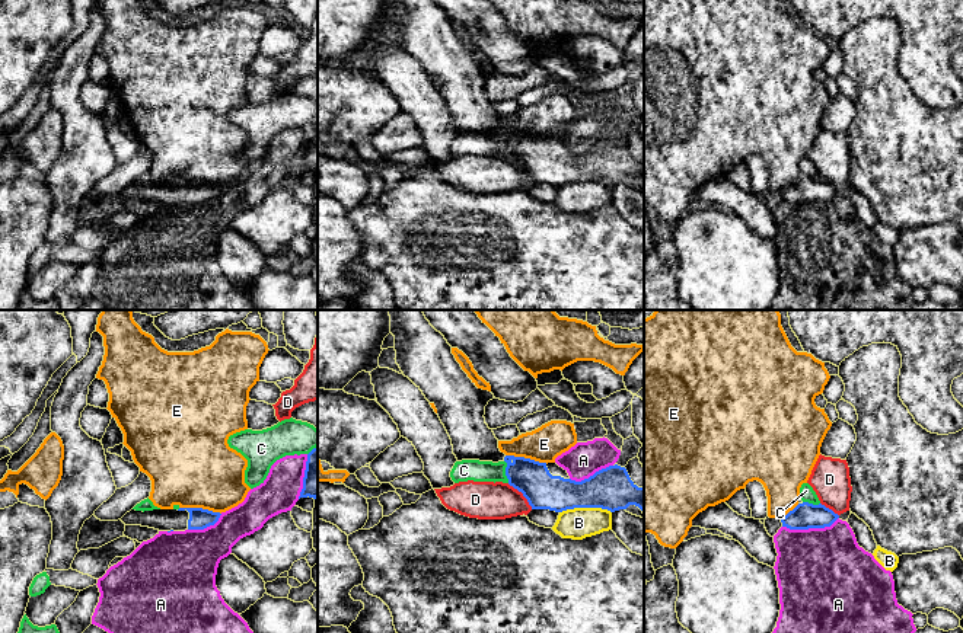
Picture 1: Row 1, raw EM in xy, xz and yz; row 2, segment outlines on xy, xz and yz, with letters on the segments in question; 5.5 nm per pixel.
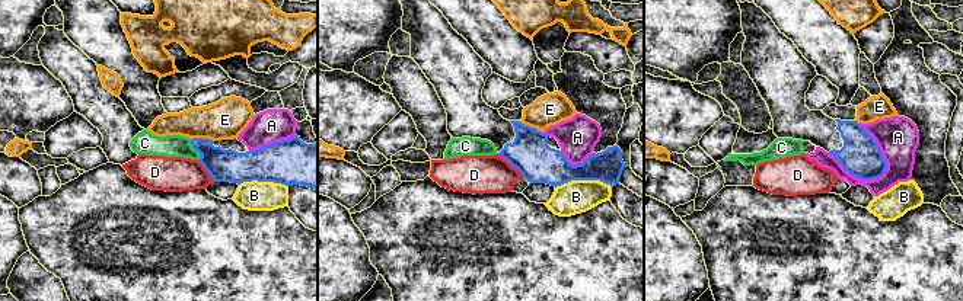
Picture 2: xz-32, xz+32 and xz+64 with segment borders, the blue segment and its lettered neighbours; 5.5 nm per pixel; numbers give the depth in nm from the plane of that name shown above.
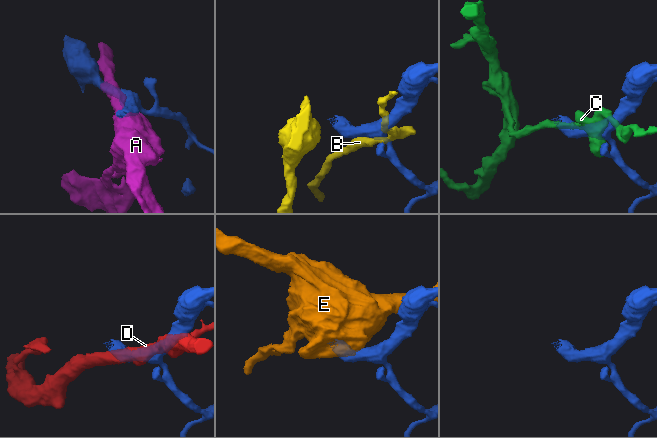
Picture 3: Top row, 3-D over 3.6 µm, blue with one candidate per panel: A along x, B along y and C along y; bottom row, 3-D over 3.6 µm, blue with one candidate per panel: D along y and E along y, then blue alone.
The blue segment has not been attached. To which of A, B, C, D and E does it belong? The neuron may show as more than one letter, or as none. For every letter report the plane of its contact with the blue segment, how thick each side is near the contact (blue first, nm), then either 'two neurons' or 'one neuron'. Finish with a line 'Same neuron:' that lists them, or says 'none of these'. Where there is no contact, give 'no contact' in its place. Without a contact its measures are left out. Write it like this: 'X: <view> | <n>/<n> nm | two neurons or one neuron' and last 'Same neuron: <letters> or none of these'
A: yz | 150/480 nm | two neurons
B: xz | 240/170 nm | two neurons
C: xz | 200/120 nm | two neurons
D: xz | 200/200 nm | two neurons
E: xy | 120/460 nm | two neurons
Same neuron: none of these

